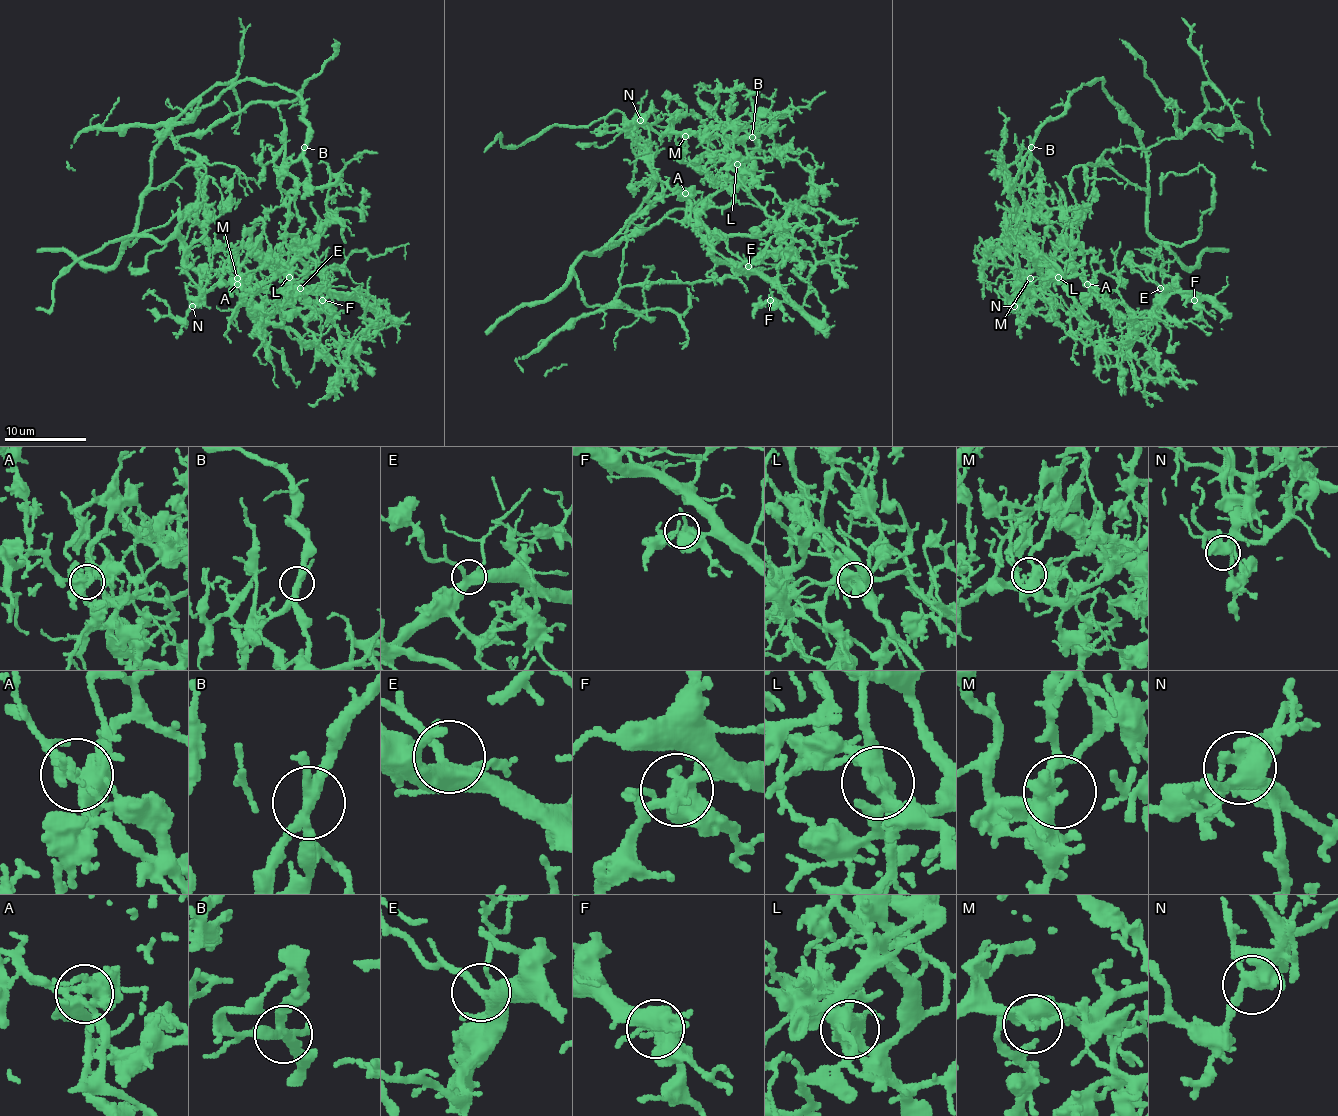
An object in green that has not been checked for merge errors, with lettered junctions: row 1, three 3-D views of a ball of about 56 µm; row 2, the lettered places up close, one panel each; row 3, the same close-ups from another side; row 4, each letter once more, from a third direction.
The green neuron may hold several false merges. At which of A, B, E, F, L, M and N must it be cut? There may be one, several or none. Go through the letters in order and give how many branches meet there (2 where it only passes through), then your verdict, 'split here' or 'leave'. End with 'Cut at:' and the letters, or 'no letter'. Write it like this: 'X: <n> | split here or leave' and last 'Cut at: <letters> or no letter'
A: 6 | leave
B: 4 | split here
E: 4 | leave
F: 5 | leave
L: 6 | split here
M: 4 | leave
N: 5 | leave
Cut at: B, L

